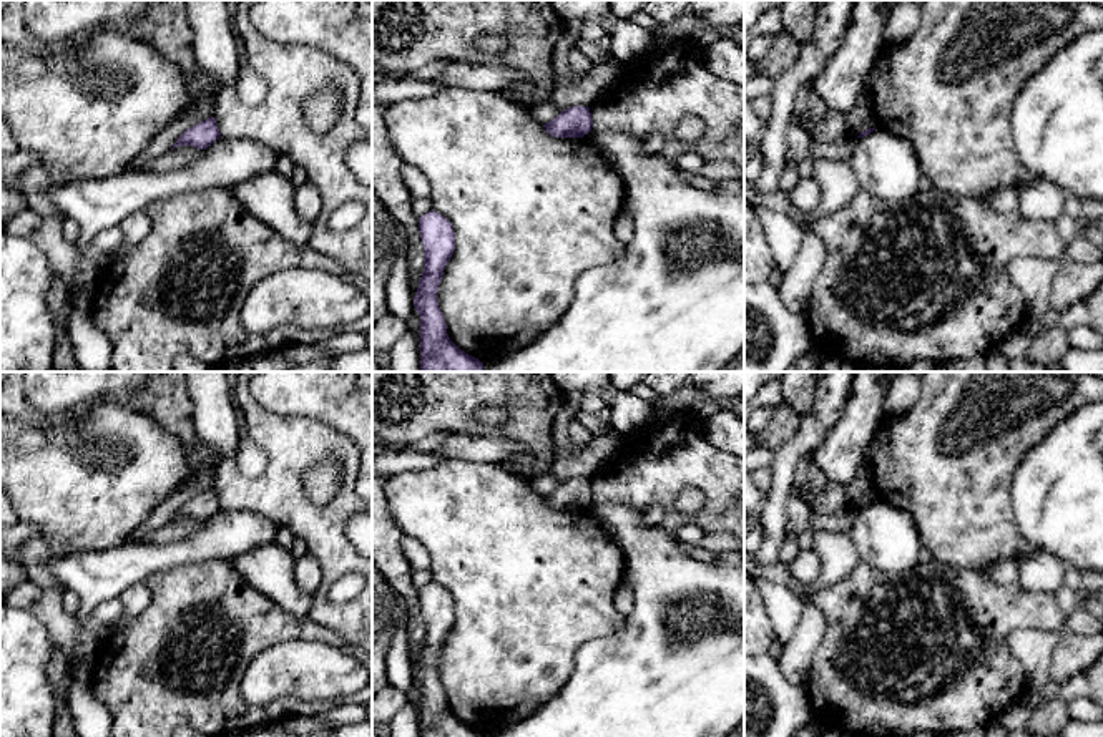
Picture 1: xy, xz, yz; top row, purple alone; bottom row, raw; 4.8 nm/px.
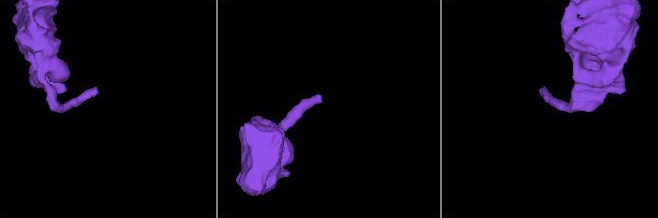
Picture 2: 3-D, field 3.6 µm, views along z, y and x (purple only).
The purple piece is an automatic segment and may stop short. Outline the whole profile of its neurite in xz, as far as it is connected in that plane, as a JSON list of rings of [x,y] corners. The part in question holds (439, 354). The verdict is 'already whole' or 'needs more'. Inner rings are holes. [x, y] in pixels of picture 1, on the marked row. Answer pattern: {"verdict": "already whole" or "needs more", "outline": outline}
{"verdict": "already whole", "outline": [[[434,209],[419,217],[424,272],[414,297],[420,315],[420,372],[482,372],[483,362],[460,350],[447,334],[437,292],[444,269],[455,251],[452,222]]]}

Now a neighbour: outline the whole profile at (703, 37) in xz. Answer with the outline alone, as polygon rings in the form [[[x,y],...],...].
[[[699,28],[686,41],[689,45],[703,50],[704,46],[711,45],[713,41],[716,41],[719,37],[721,37],[721,33],[713,30],[713,28]]]

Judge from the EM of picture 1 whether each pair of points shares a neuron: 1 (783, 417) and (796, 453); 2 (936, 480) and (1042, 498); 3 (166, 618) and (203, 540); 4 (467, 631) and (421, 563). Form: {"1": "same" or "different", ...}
{"1": "different", "2": "different", "3": "different", "4": "different"}

